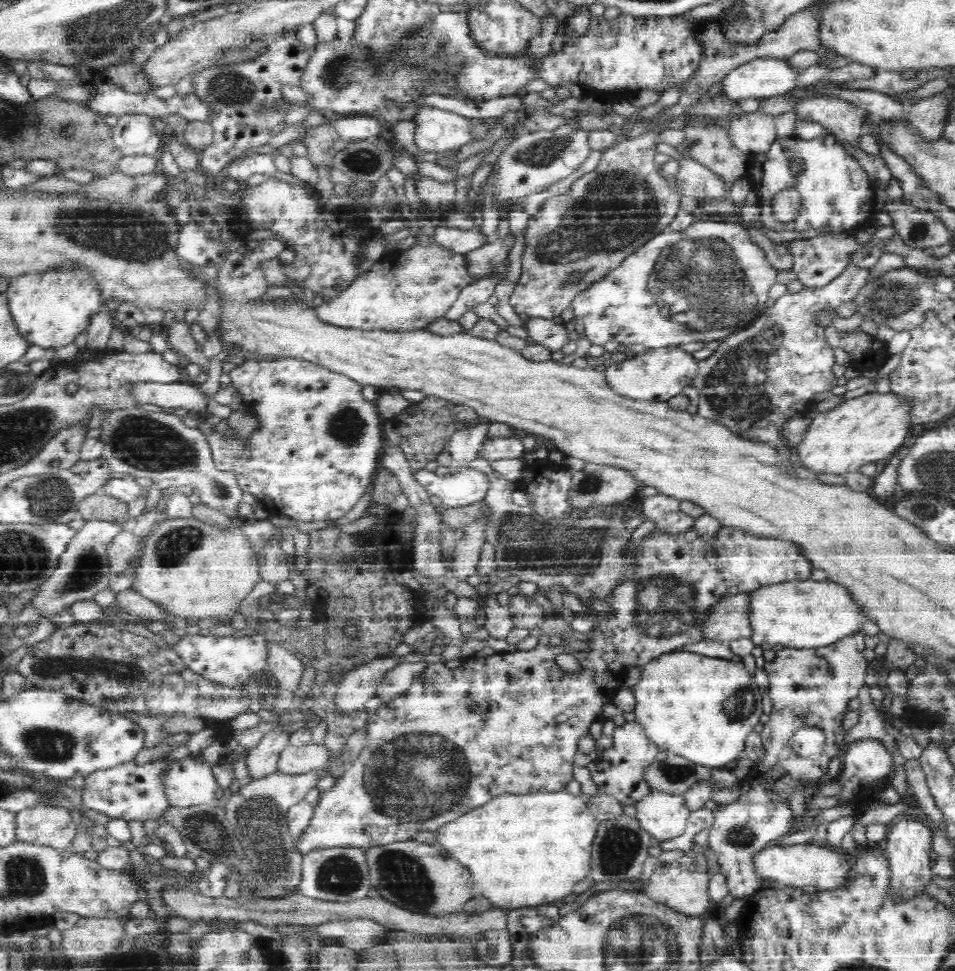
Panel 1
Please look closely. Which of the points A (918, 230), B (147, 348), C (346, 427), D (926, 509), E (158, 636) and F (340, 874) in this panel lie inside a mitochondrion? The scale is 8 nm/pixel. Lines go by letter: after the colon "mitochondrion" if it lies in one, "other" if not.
A: mitochondrion
B: other
C: mitochondrion
D: mitochondrion
E: other
F: mitochondrion

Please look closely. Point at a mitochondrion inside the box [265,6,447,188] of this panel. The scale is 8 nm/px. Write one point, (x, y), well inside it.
(341, 72)

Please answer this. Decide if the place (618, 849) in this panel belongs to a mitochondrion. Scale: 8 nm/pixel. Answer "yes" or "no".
yes

